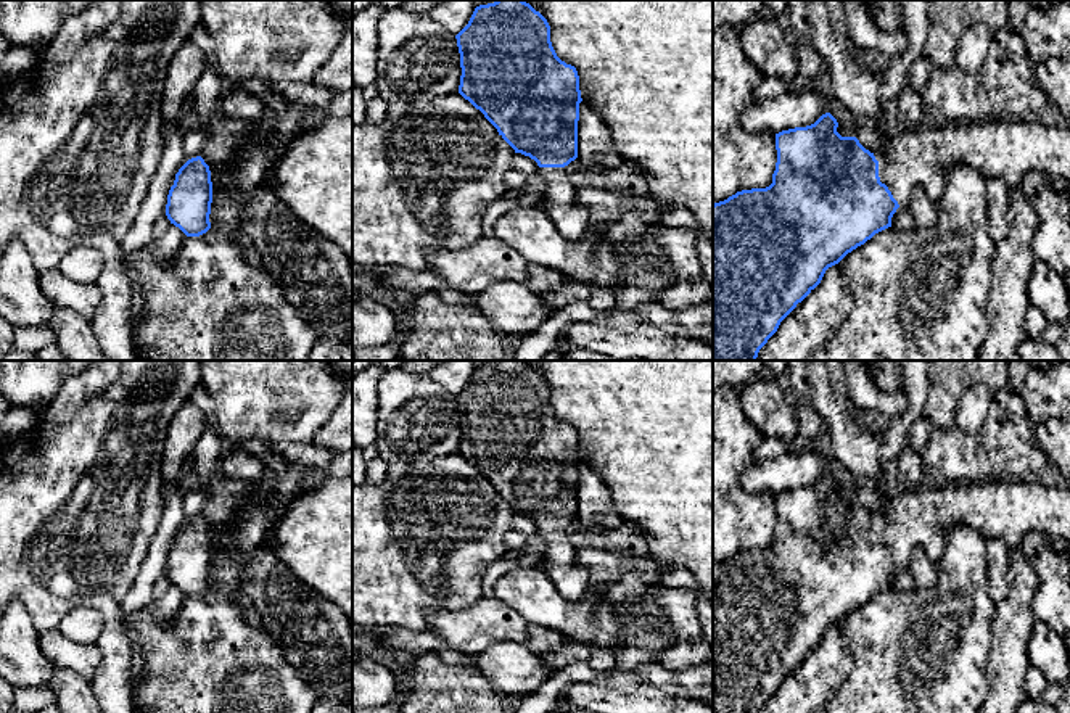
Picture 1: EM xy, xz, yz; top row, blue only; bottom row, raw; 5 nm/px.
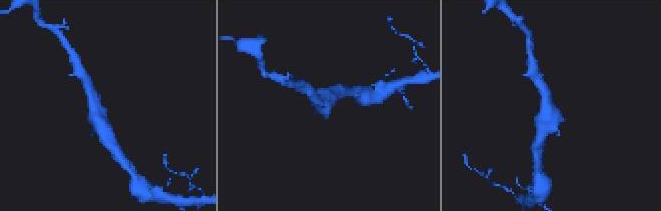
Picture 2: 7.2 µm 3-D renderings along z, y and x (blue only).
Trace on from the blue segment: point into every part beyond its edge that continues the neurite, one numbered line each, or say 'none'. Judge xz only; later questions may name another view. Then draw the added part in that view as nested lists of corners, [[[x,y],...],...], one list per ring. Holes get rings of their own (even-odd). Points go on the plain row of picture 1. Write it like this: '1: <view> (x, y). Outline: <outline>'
1: xz (572, 580). Outline: [[[539,528],[545,544],[544,571],[568,602],[579,602],[591,589],[587,568],[576,563],[576,547],[565,528]]]

